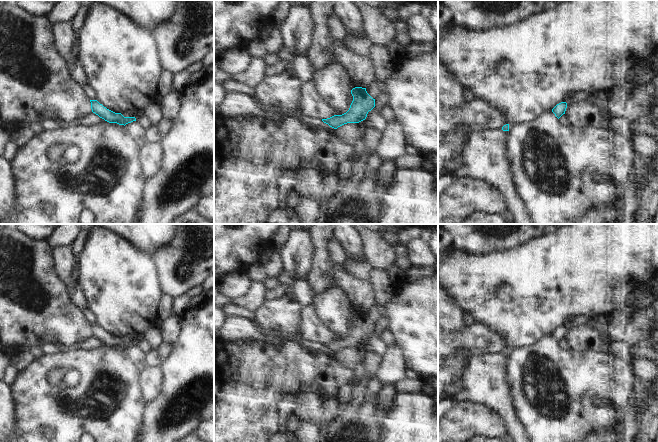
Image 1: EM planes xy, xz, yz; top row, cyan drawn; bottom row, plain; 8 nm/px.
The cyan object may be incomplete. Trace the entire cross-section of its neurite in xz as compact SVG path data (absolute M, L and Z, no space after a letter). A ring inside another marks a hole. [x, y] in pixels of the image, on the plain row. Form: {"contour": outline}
{"contour": "M355 311L351 314L353 325L349 334L342 339L334 339L322 345L330 351L337 353L347 347L359 347L366 343L367 338L375 331L373 323L366 315L366 312Z"}

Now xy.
{"contour": "M90 324L90 326L92 336L109 347L117 347L125 350L128 347L136 345L135 341L124 341L121 337L115 337L107 333L97 324Z"}

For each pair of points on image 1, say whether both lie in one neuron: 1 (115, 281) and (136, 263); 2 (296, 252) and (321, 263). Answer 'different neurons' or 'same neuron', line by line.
1: same neuron
2: different neurons

